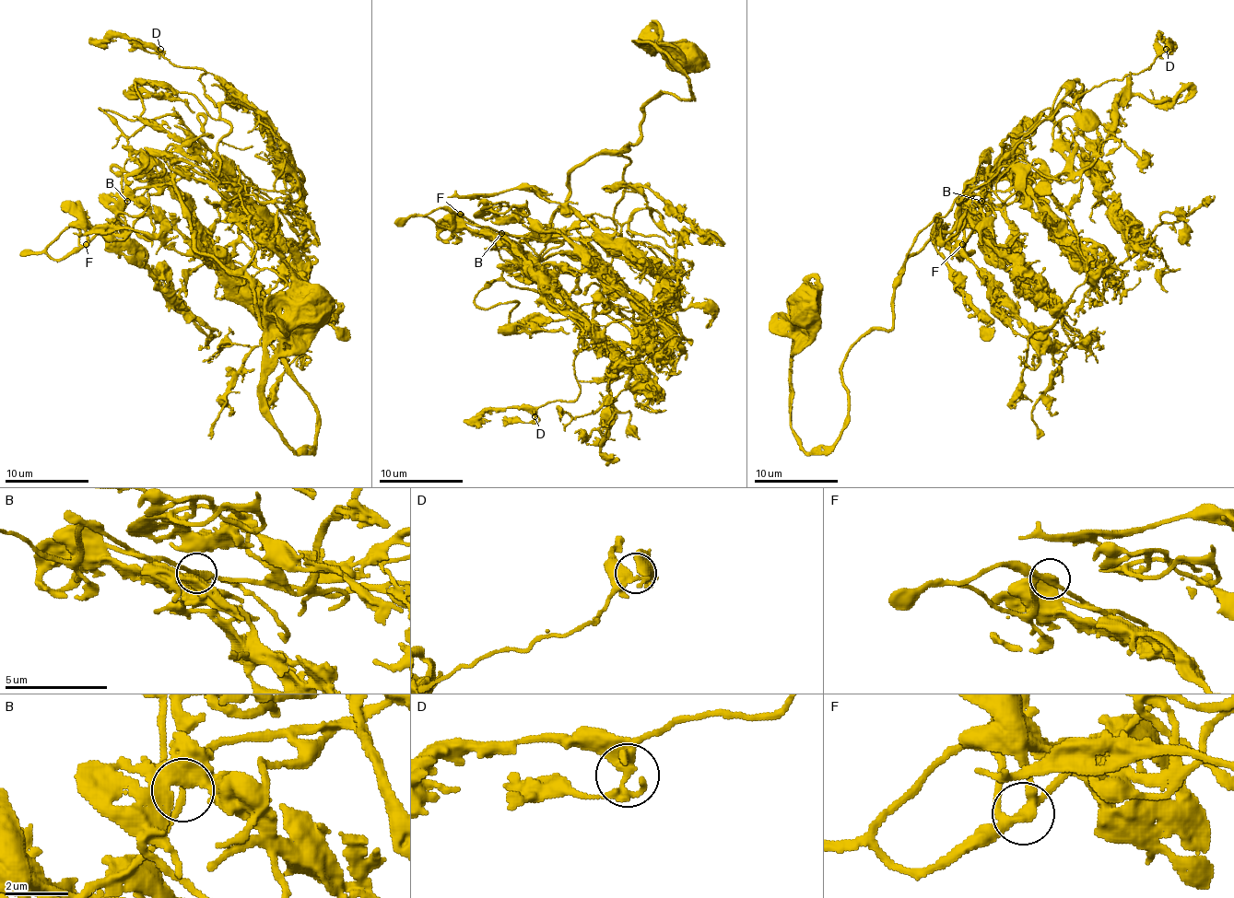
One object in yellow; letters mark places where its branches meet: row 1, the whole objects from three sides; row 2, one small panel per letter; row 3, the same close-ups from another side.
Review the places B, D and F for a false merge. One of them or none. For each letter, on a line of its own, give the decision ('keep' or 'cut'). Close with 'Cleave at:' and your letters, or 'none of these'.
B: keep
D: keep
F: keep
Cleave at: none of these

